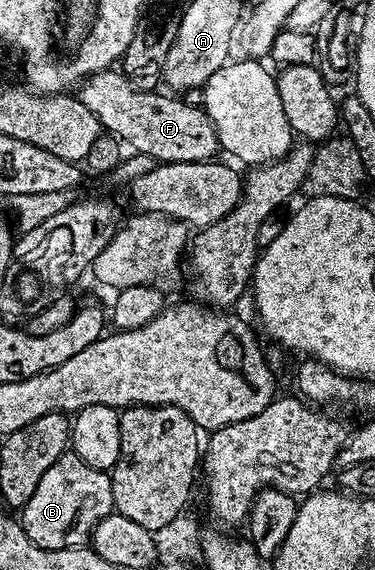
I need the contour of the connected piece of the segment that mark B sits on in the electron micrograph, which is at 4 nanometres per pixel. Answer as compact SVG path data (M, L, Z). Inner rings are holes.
M65 451L42 475L30 503L19 510L18 520L26 535L43 549L74 549L83 546L91 538L94 527L114 512L112 478L103 469L90 467L78 454Z

